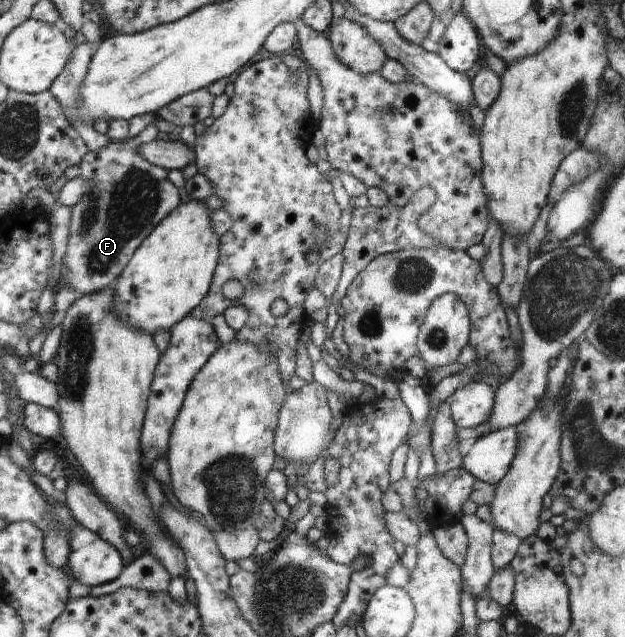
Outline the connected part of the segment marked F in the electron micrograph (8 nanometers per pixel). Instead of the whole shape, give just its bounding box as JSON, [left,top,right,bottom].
[64,126,181,298]

